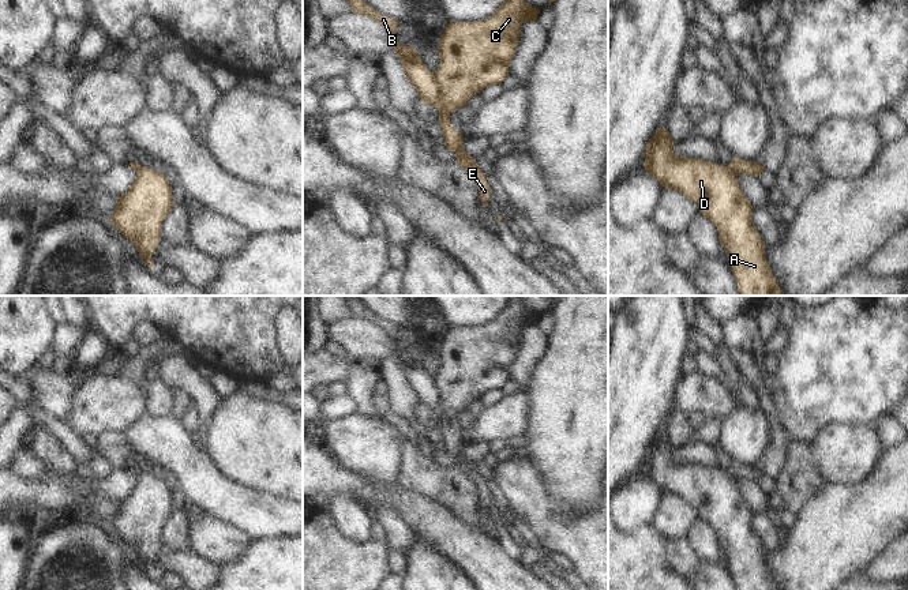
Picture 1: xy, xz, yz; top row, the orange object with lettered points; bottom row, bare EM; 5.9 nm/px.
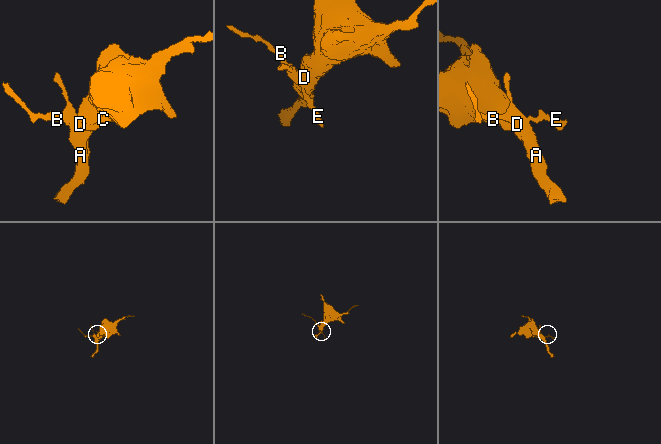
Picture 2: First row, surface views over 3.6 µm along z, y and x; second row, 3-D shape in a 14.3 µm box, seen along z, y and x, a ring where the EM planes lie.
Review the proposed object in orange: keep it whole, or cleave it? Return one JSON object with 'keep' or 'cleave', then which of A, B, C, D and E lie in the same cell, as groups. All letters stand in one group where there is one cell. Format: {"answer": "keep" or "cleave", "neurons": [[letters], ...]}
{"answer": "cleave", "neurons": [["A", "C", "D"], ["B", "E"]]}

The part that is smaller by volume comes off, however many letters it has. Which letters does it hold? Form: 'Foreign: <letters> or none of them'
Foreign: B, E

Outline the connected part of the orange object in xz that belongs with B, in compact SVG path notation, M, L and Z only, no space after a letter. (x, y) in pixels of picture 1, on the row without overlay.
M349 296L345 301L353 319L361 319L378 326L393 342L394 356L401 365L408 384L414 391L420 406L431 409L439 417L439 429L444 441L444 451L457 461L455 467L474 484L479 493L479 503L481 504L481 508L488 512L491 493L485 485L485 480L474 467L474 463L472 463L464 455L464 441L451 431L450 418L442 412L440 399L434 383L434 377L431 377L424 371L421 362L417 360L413 352L402 352L398 347L398 327L395 327L390 322L379 319L378 316L367 311L365 307L353 296Z

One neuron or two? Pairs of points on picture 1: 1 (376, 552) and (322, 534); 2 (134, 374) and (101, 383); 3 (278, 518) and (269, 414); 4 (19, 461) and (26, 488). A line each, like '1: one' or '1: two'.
1: one
2: two
3: two
4: two

